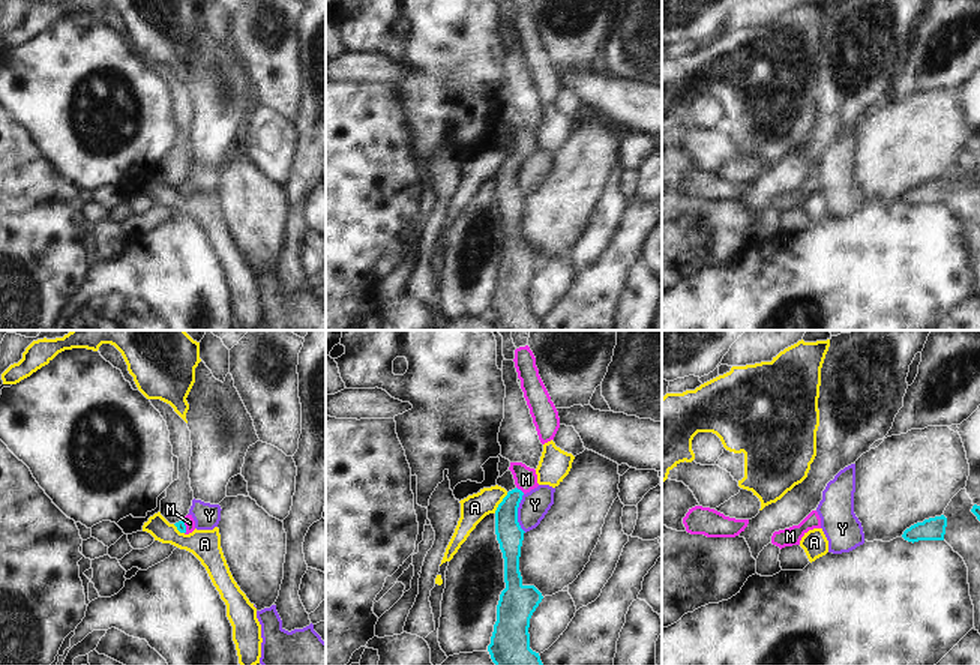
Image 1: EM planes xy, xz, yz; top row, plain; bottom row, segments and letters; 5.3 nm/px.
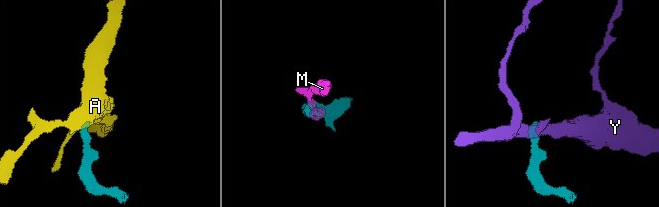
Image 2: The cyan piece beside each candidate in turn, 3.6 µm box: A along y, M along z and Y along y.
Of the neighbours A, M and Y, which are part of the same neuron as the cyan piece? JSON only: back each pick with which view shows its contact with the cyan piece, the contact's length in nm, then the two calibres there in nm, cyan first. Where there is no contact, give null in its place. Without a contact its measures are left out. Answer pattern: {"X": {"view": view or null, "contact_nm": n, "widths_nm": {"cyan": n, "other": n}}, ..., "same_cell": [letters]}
{"M": {"view": "xz", "contact_nm": 60, "widths_nm": {"cyan": 140, "other": 130}}, "same_cell": ["M"]}

